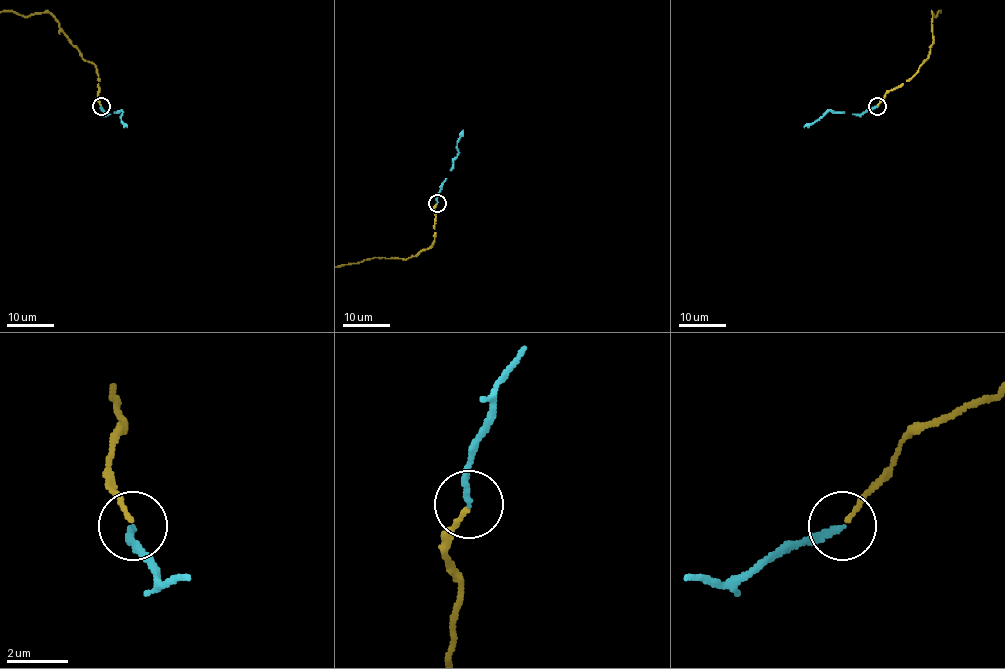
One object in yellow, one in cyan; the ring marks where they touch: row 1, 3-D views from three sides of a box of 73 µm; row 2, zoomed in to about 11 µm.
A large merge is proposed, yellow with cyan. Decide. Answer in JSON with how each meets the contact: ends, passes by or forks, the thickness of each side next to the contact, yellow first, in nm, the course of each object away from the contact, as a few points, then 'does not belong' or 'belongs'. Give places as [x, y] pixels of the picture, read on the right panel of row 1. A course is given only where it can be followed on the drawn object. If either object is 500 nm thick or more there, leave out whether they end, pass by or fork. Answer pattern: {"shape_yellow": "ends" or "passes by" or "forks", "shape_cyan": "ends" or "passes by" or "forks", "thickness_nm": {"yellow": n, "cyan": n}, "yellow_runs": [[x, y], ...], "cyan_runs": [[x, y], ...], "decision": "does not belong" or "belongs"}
{"shape_yellow": "ends", "shape_cyan": "ends", "thickness_nm": {"yellow": 140, "cyan": 200}, "cyan_runs": [[877, 106], [859, 114], [827, 110], [804, 127]], "decision": "belongs"}

